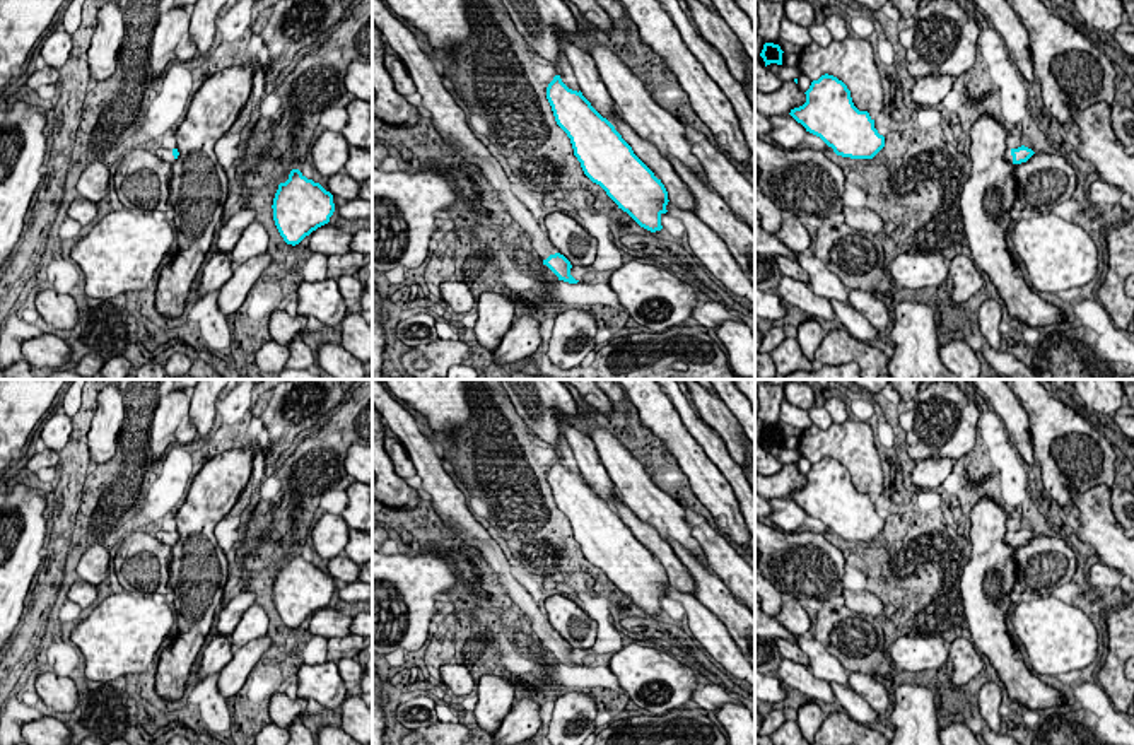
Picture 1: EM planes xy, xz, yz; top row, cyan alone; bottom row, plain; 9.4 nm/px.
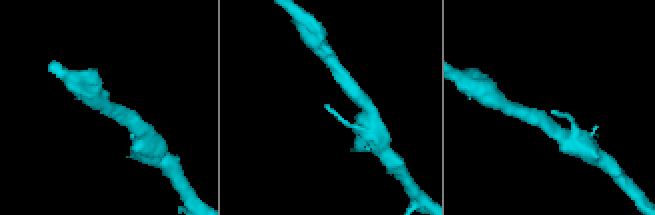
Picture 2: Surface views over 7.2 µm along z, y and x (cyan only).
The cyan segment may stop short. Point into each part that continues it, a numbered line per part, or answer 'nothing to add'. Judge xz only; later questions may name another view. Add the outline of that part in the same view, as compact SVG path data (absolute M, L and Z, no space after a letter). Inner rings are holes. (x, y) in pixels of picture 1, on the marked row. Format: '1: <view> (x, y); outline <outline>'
1: xz (450, 120); outline M372 0L372 24L381 31L383 39L393 48L396 56L406 65L417 92L422 96L422 106L432 114L432 123L442 140L466 162L480 169L482 185L499 193L497 200L528 234L541 260L558 253L548 232L541 227L541 220L512 193L504 169L488 152L487 145L471 132L465 111L442 85L442 77L437 73L434 62L418 48L417 38L410 29L391 15L391 10L383 0Z

